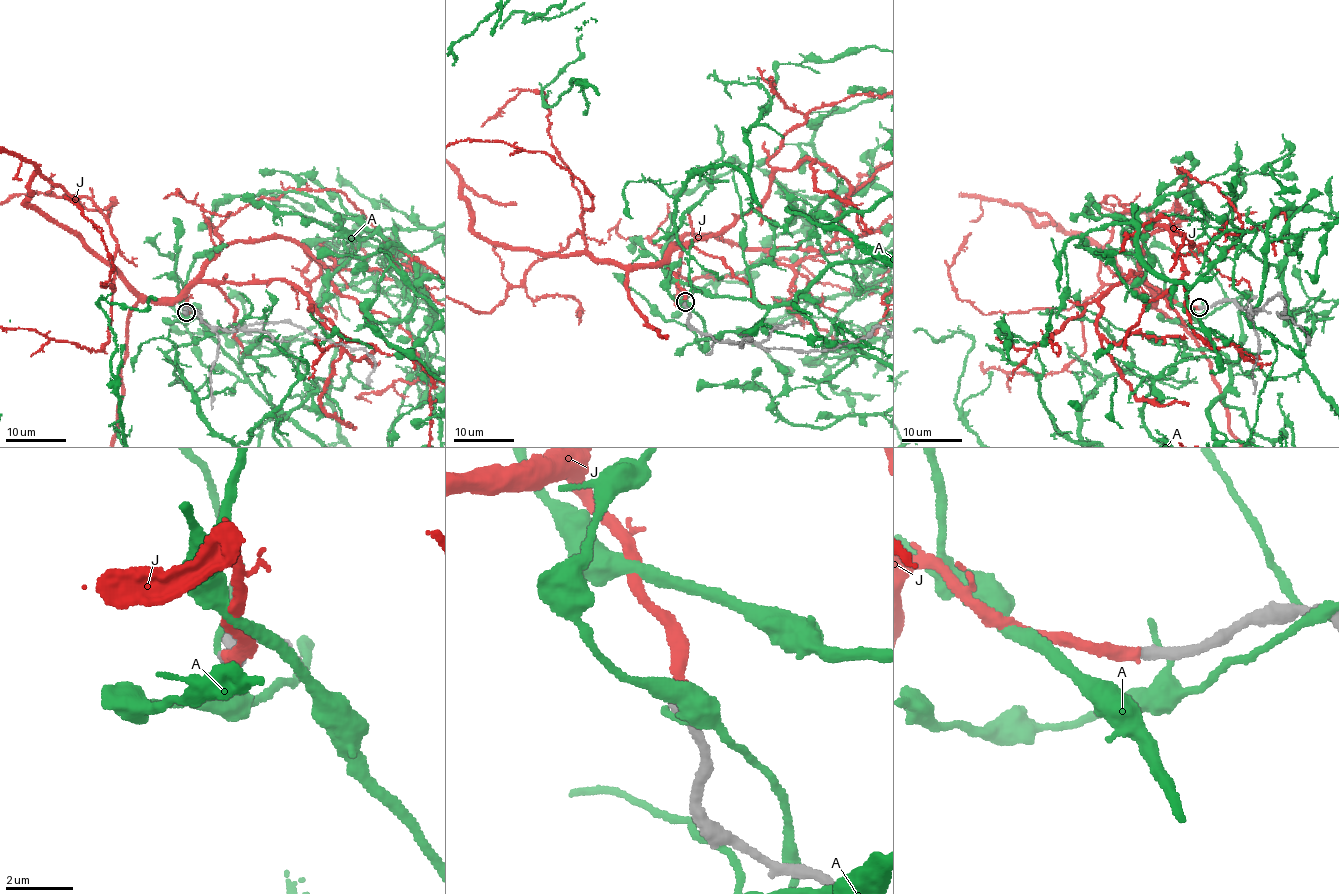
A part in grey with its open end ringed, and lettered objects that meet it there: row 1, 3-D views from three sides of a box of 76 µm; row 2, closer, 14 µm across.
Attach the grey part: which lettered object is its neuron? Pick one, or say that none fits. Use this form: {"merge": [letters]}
{"merge": ["J"]}

